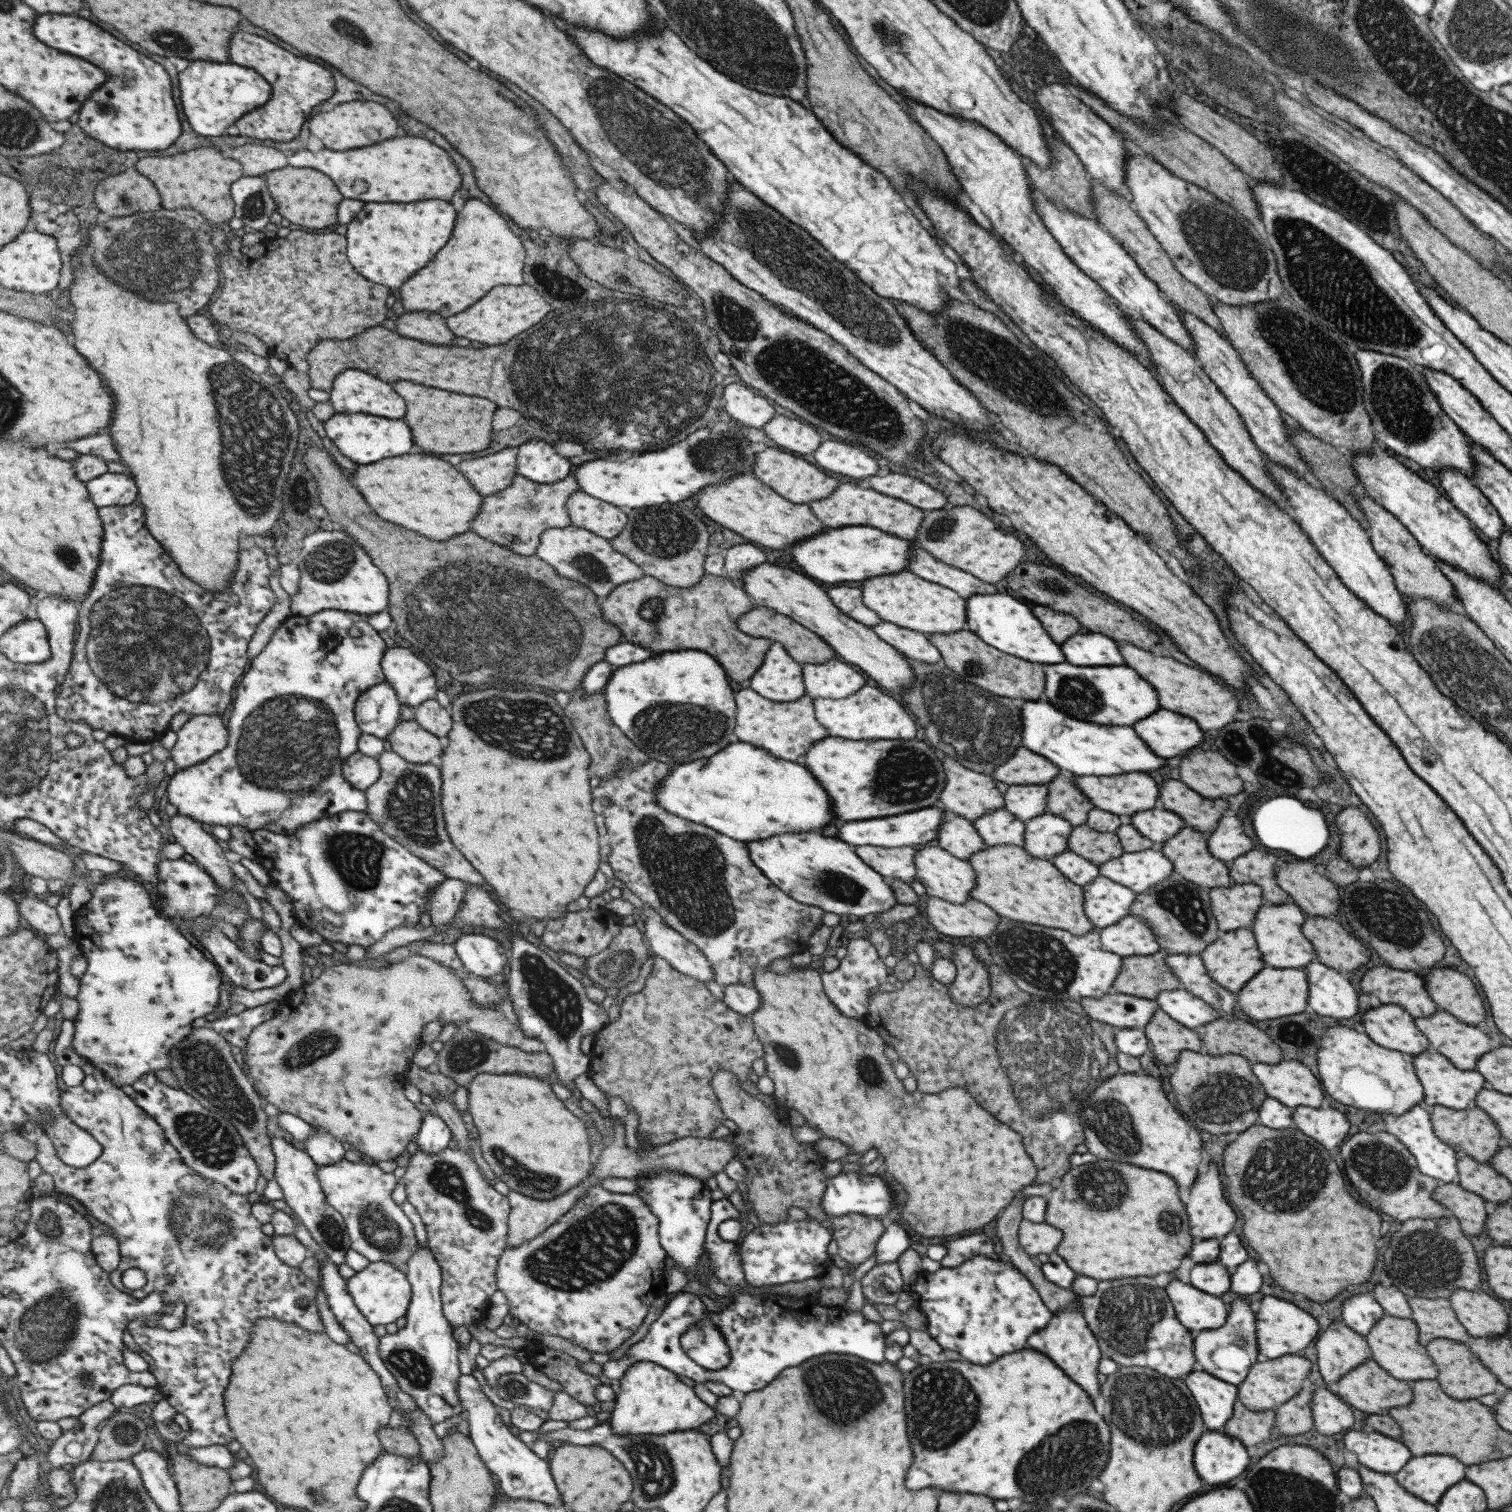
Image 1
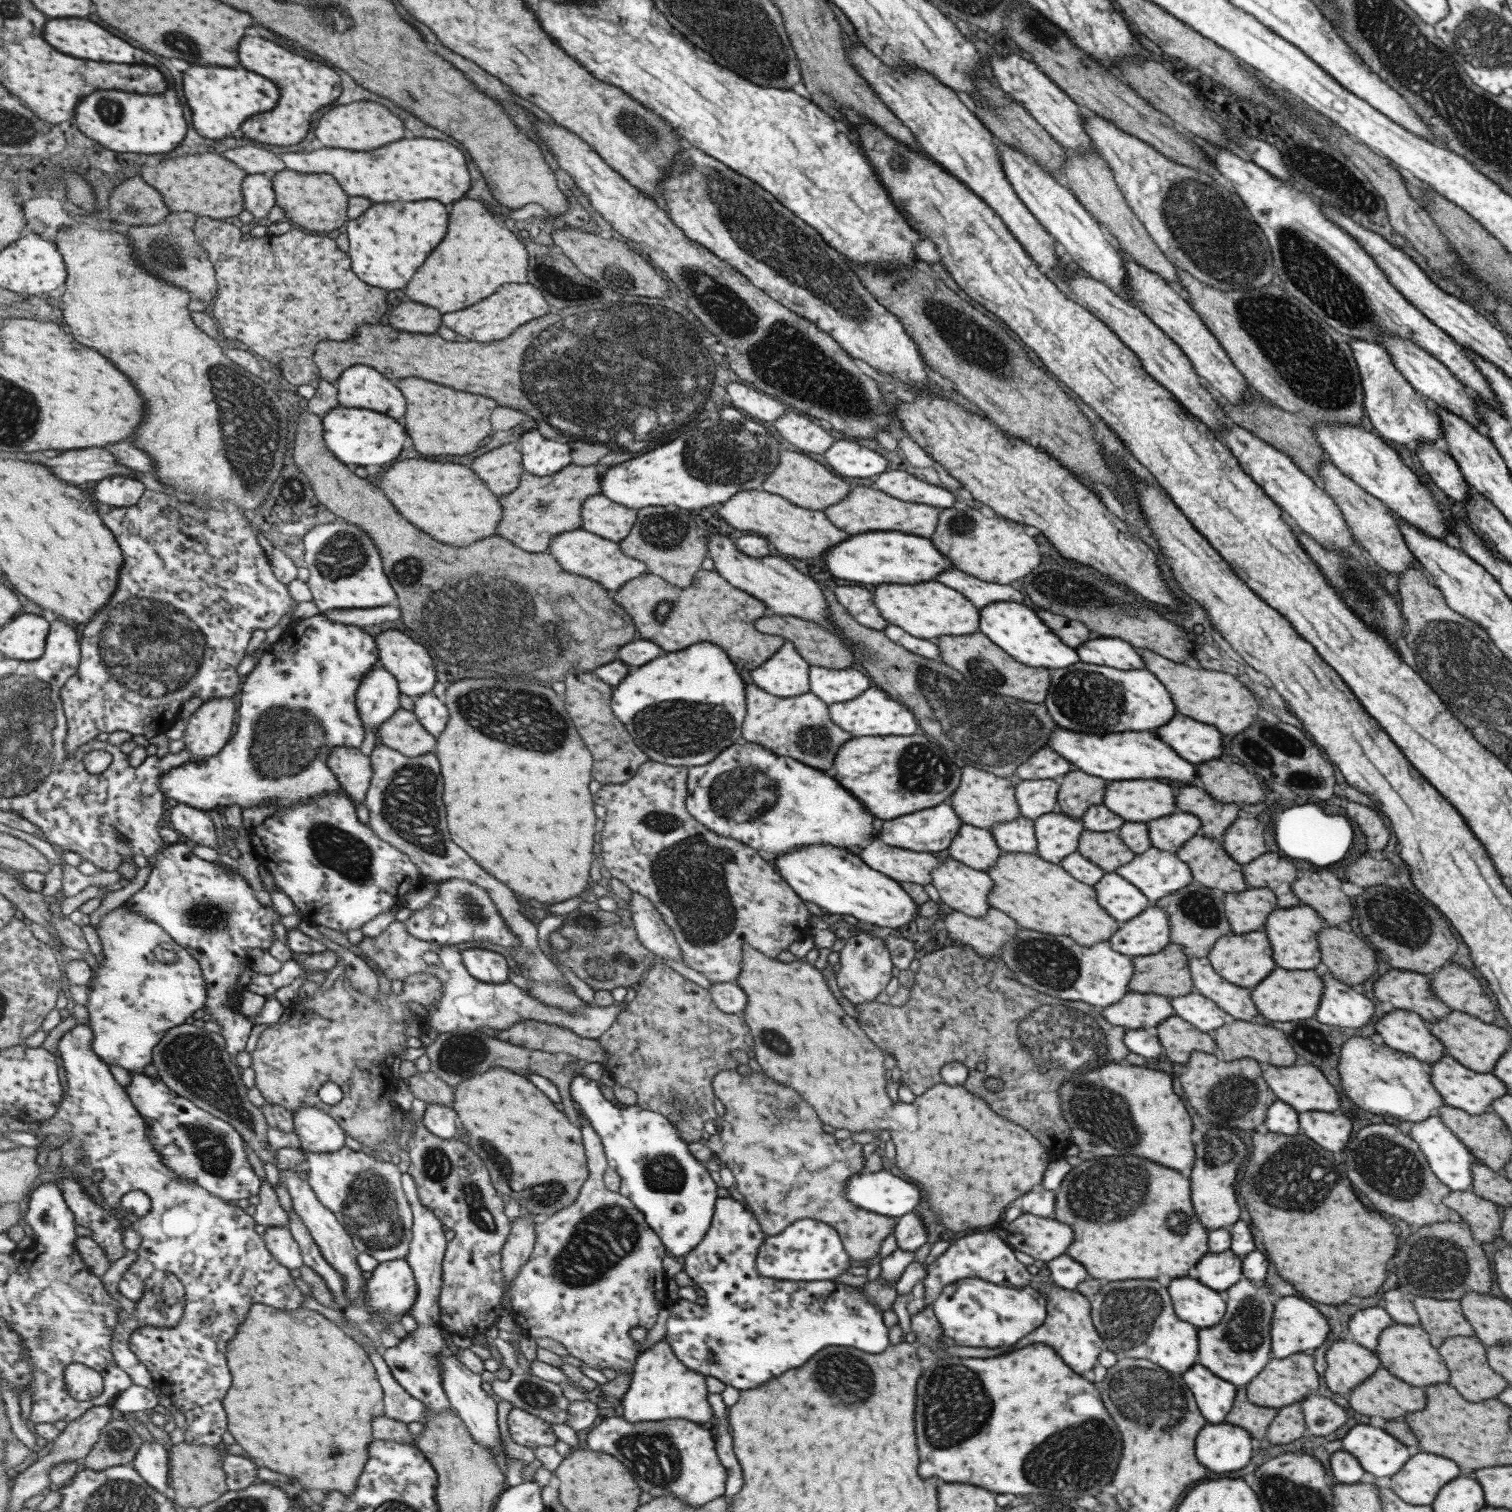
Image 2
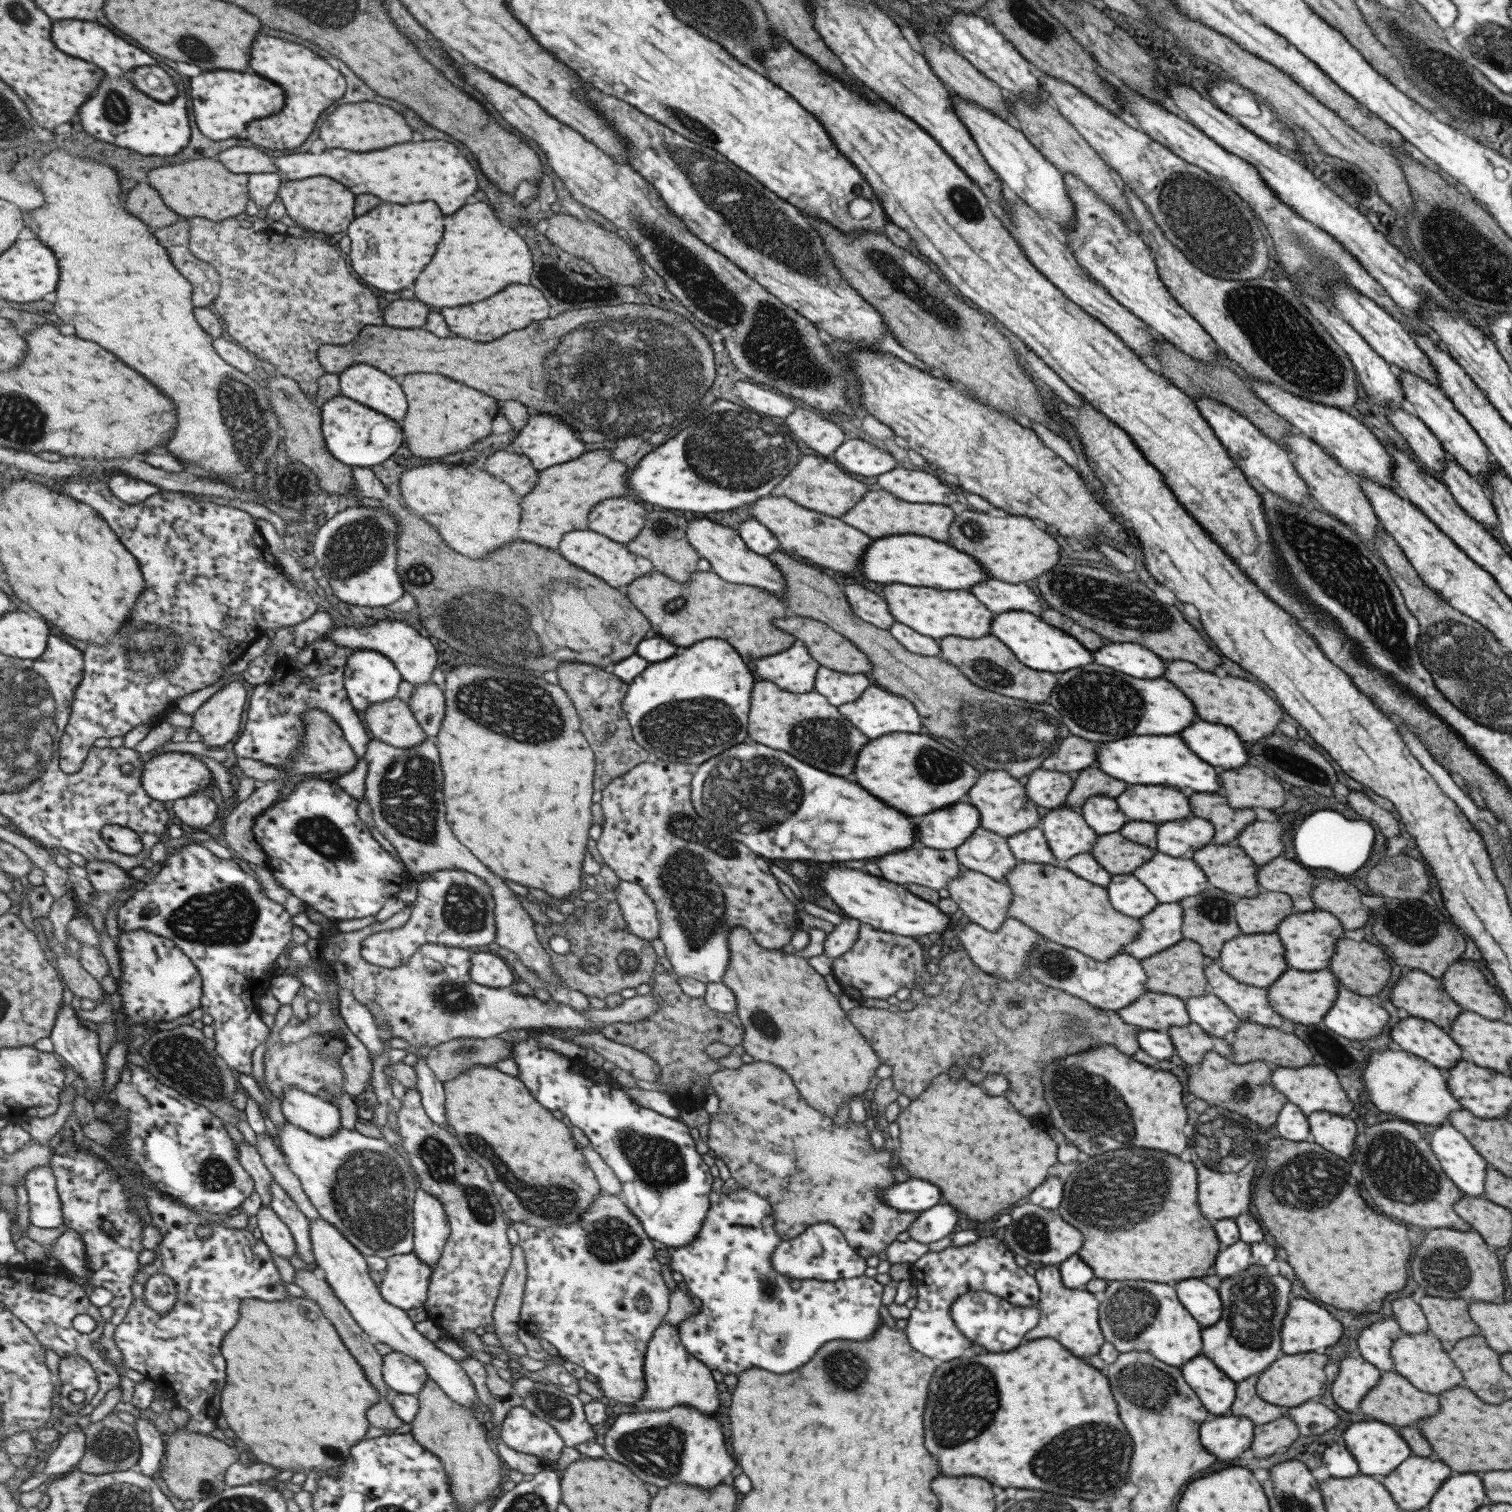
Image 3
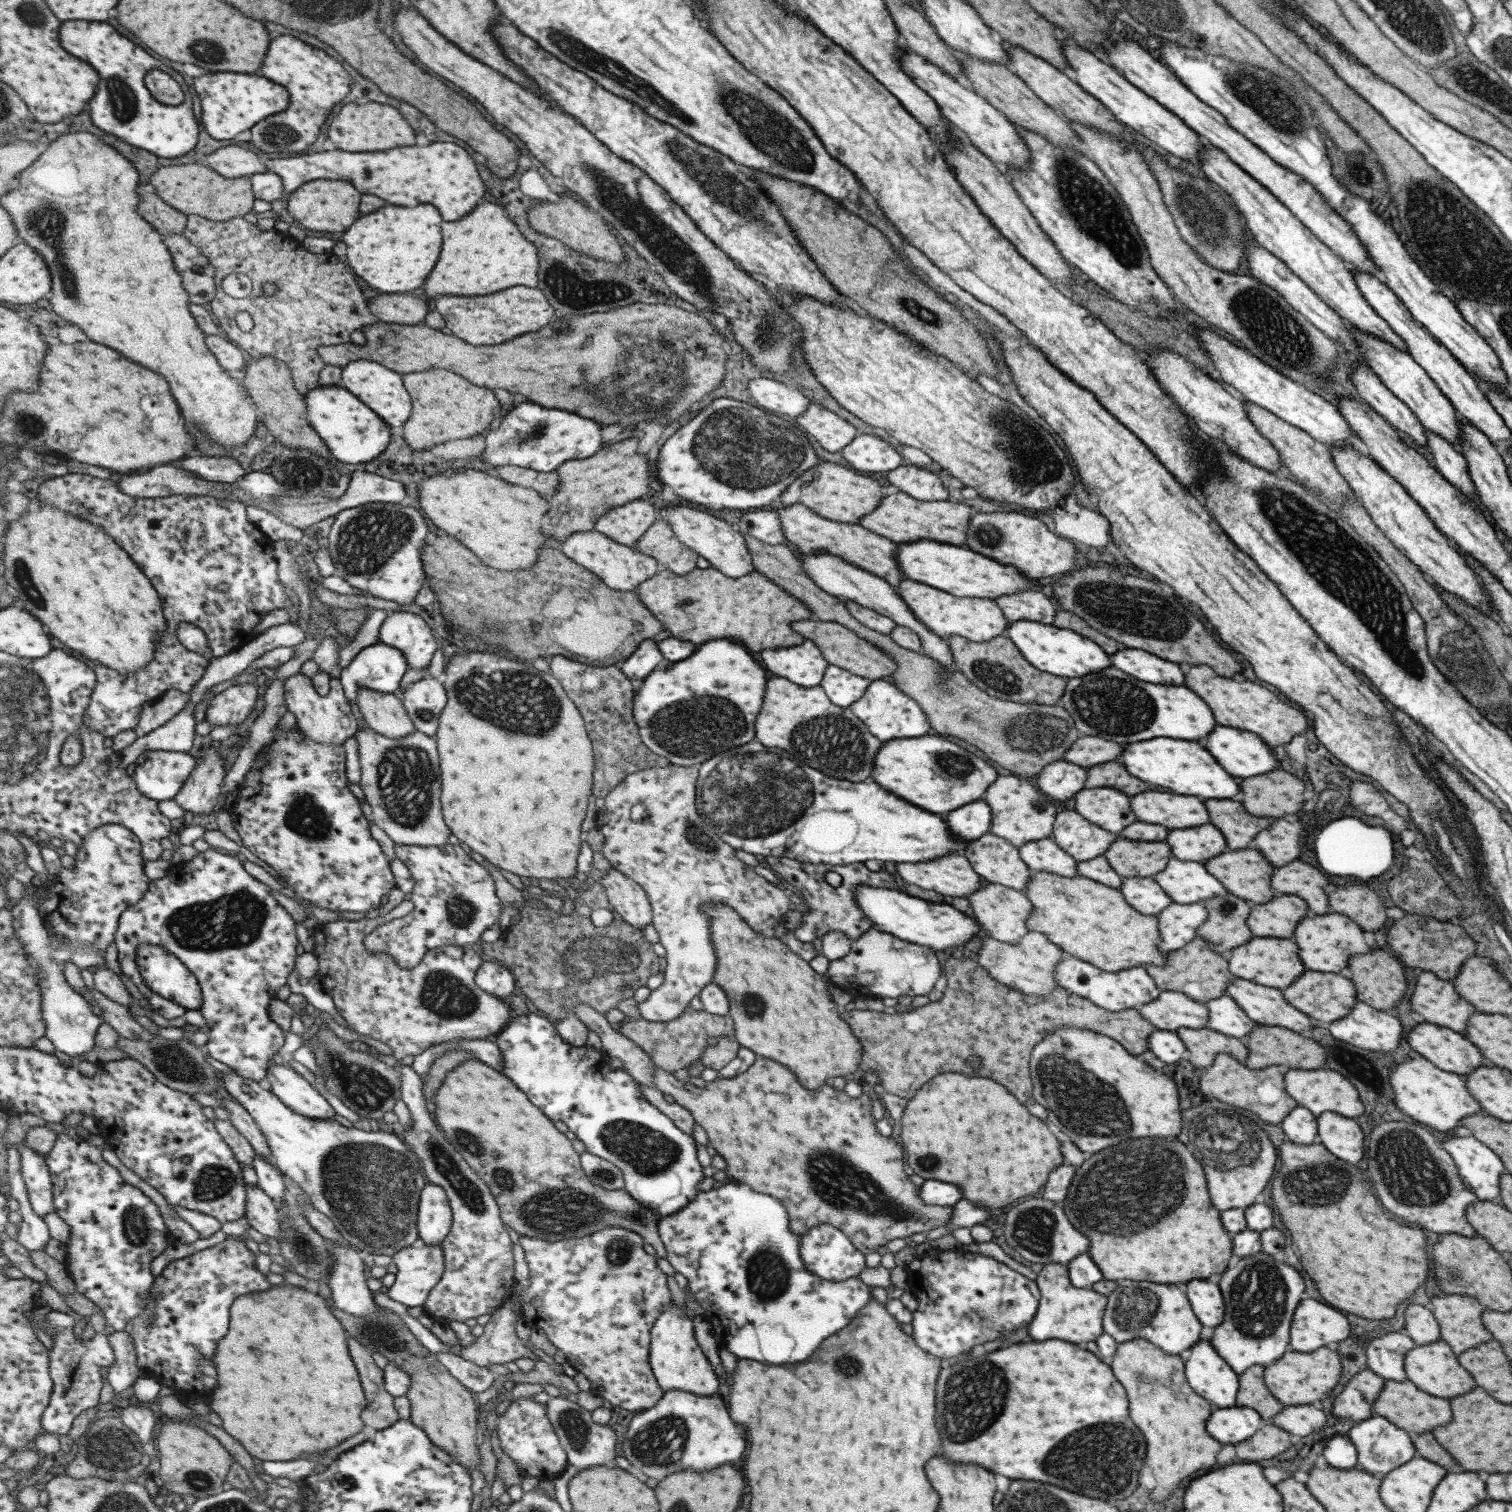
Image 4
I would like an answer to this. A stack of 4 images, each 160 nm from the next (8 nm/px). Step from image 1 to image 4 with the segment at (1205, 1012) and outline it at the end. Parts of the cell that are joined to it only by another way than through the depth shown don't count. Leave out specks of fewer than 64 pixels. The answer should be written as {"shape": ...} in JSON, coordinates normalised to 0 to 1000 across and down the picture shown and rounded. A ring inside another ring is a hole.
{"shape":[[[811,657],[806,660],[799,661],[796,665],[799,669],[797,679],[804,683],[807,683],[813,686],[821,687],[821,685],[826,684],[829,679],[831,678]]]}

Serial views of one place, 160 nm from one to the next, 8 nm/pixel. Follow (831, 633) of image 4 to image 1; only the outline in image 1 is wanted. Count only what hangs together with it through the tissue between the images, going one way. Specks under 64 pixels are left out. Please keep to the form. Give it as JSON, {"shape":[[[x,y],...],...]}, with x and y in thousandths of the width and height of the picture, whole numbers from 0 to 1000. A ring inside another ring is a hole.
{"shape":[[[499,400],[497,403],[487,409],[487,413],[490,413],[488,415],[491,418],[495,418],[495,421],[506,421],[517,425],[521,433],[529,440],[544,439],[552,434],[552,431],[542,421],[523,410],[521,407],[511,405],[509,402]]]}

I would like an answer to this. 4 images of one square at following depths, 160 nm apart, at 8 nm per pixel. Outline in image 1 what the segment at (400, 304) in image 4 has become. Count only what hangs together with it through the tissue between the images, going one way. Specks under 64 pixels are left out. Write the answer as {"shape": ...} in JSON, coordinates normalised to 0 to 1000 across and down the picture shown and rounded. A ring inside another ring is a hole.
{"shape":[[[268,206],[263,210],[262,218],[265,222],[288,228],[300,228],[301,221],[297,221],[296,212],[286,206]]]}

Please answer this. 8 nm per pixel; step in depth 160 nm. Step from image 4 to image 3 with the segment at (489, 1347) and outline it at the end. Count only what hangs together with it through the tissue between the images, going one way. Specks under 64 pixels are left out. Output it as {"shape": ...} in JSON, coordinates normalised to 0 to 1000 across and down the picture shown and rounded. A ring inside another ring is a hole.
{"shape":[[[343,821],[339,826],[339,839],[334,844],[331,851],[331,856],[329,860],[326,868],[327,882],[331,887],[330,891],[333,893],[347,897],[349,892],[343,886],[343,878],[345,876],[345,863],[349,846],[348,829]]]}

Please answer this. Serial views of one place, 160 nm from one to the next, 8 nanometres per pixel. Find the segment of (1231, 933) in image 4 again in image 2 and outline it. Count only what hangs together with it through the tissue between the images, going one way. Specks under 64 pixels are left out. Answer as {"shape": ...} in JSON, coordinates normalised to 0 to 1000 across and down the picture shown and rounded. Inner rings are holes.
{"shape":[[[788,582],[785,586],[767,594],[763,598],[772,604],[774,624],[781,625],[784,633],[798,633],[806,619],[813,616],[808,597],[809,593],[808,589],[798,587]]]}

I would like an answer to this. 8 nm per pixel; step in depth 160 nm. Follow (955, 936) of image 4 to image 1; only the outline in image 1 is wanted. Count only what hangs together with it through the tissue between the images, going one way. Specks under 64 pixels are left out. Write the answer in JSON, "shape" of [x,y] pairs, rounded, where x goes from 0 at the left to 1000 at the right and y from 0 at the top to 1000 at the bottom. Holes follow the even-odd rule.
{"shape":[[[522,550],[493,558],[499,572],[515,588],[527,597],[538,599],[546,603],[563,604],[568,607],[572,604],[583,604],[593,599],[586,581],[575,574],[565,565],[564,560],[557,556],[538,550]]]}

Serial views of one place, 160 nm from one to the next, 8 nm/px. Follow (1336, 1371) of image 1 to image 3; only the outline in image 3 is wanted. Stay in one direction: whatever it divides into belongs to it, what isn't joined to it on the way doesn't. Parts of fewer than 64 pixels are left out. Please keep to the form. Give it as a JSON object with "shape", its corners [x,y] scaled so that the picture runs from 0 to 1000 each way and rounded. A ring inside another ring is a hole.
{"shape":[[[888,897],[886,901],[886,909],[880,915],[882,926],[890,934],[896,934],[900,925],[911,915],[913,908],[900,897]]]}

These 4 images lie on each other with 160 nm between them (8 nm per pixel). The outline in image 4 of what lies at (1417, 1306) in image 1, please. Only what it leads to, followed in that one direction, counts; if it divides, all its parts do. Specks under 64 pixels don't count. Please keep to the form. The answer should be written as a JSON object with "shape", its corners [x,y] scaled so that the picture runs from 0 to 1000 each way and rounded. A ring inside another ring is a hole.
{"shape":[[[960,856],[956,858],[948,858],[948,870],[952,876],[952,886],[956,888],[964,897],[971,892],[974,892],[980,888],[985,888],[987,882],[981,877],[979,868],[982,864],[971,856]]]}

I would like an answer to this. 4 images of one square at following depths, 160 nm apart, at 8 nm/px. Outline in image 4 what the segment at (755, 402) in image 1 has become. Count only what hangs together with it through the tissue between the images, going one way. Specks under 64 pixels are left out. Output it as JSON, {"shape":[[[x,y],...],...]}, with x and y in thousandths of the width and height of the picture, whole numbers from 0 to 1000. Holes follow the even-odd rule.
{"shape":[[[499,250],[494,255],[494,259],[497,261],[498,266],[502,269],[521,275],[531,274],[534,268],[534,265],[527,257],[522,257],[509,250]]]}

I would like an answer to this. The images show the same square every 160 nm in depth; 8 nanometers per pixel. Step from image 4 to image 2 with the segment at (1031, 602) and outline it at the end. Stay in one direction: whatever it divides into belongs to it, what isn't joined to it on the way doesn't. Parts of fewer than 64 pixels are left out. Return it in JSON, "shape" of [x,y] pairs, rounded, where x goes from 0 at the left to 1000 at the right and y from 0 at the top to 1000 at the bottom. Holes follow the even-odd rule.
{"shape":[[[626,377],[622,381],[620,381],[618,384],[635,392],[647,403],[656,398],[672,398],[673,399],[676,399],[678,397],[678,394],[668,387],[647,384],[646,382],[640,381],[638,378],[634,378],[634,377]]]}

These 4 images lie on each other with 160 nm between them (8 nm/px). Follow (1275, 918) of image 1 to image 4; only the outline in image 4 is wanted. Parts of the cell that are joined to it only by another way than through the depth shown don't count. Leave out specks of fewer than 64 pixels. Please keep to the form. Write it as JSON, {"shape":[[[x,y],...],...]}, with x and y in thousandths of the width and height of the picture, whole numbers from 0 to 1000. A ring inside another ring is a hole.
{"shape":[[[876,604],[876,606],[860,608],[860,611],[858,611],[855,616],[855,623],[859,627],[858,631],[862,635],[863,640],[871,642],[871,643],[886,644],[886,642],[891,640],[892,632],[905,630],[905,626],[901,622],[900,614],[896,612],[895,608],[891,608],[890,606],[886,606],[886,604]]]}

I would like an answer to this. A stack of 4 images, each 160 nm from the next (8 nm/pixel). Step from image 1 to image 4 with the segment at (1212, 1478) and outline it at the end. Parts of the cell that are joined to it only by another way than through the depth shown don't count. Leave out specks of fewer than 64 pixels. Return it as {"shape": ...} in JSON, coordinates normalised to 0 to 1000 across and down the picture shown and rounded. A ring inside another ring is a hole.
{"shape":[[[815,929],[803,932],[797,942],[797,946],[802,952],[816,956],[819,952],[825,952],[836,941],[832,934],[826,931]]]}

